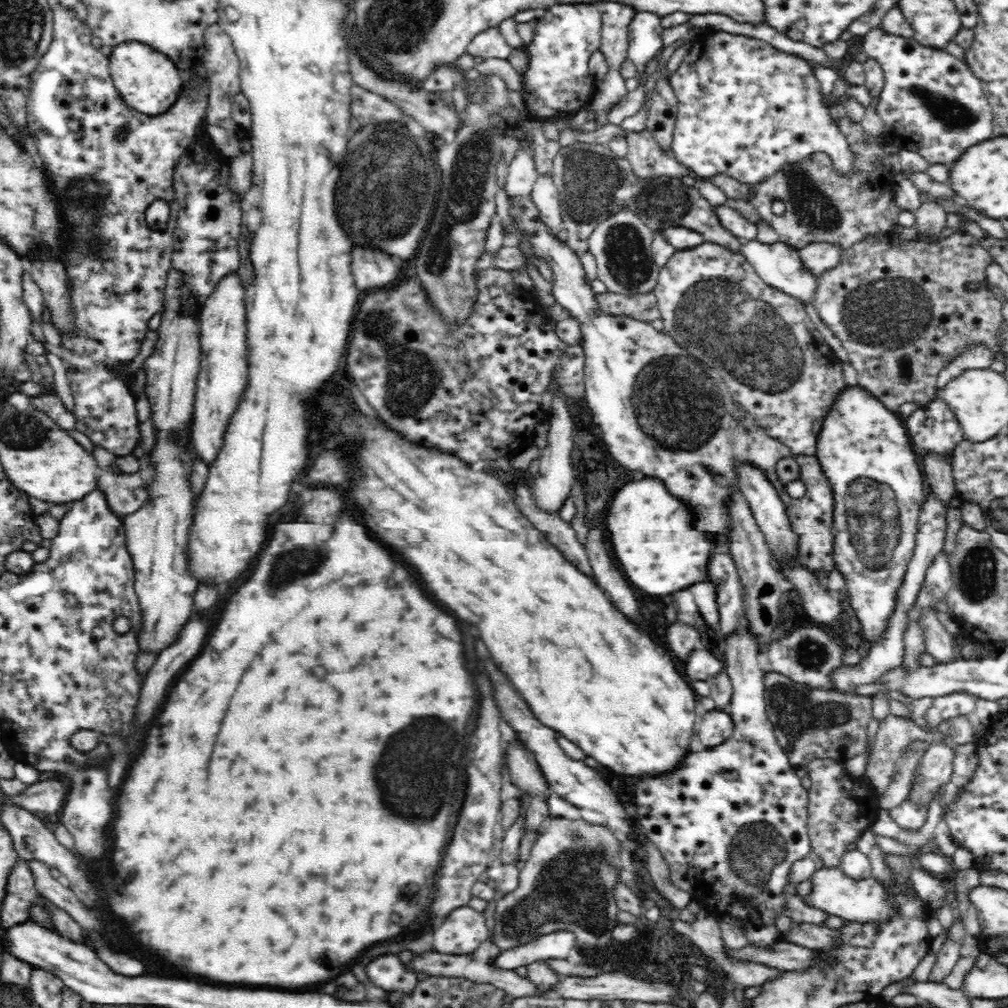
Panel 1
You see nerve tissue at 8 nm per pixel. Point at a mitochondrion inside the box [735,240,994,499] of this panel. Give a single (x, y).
(884, 314)

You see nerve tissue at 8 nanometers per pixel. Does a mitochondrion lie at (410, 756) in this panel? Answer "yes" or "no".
yes

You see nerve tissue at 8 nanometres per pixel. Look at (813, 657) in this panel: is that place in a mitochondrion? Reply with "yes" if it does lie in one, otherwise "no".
yes

